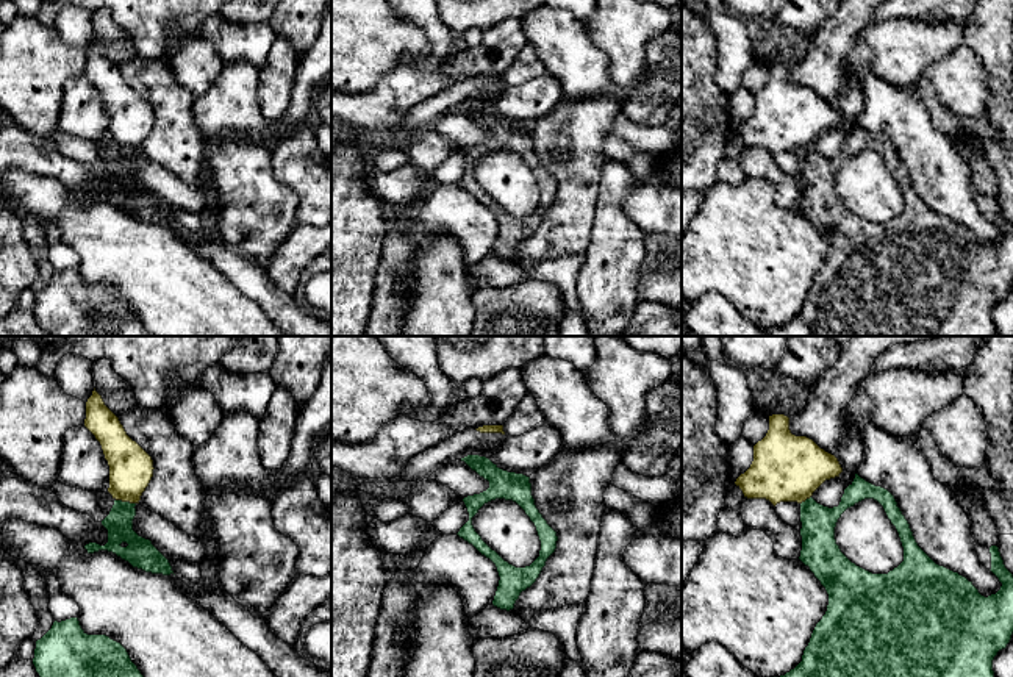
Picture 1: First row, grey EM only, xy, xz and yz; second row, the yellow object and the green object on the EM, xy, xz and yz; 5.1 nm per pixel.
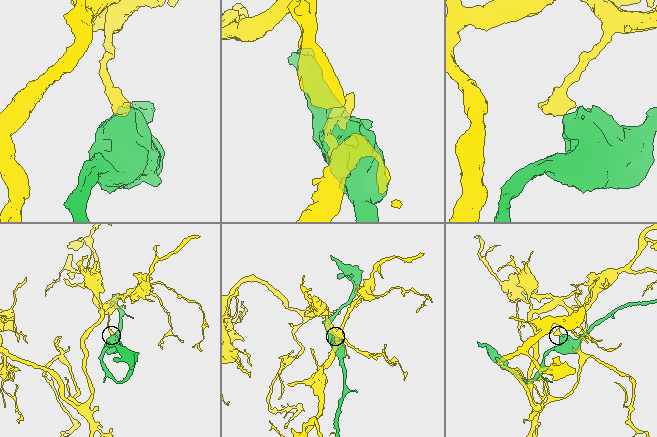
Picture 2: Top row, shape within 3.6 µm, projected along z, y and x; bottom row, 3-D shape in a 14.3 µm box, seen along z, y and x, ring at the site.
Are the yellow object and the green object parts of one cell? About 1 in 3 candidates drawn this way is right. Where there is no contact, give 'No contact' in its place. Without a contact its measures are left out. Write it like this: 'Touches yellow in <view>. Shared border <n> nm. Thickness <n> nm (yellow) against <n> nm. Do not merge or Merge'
Touches yellow in xy. Shared border 110 nm. Thickness 220 nm (yellow) against 140 nm. Do not merge

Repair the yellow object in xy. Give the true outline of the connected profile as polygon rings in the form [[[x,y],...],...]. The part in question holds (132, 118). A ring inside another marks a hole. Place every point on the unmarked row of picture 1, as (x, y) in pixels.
[[[95,38],[86,52],[84,77],[100,92],[108,111],[108,142],[116,150],[139,153],[153,127],[153,109],[127,84],[119,67],[105,55]]]

